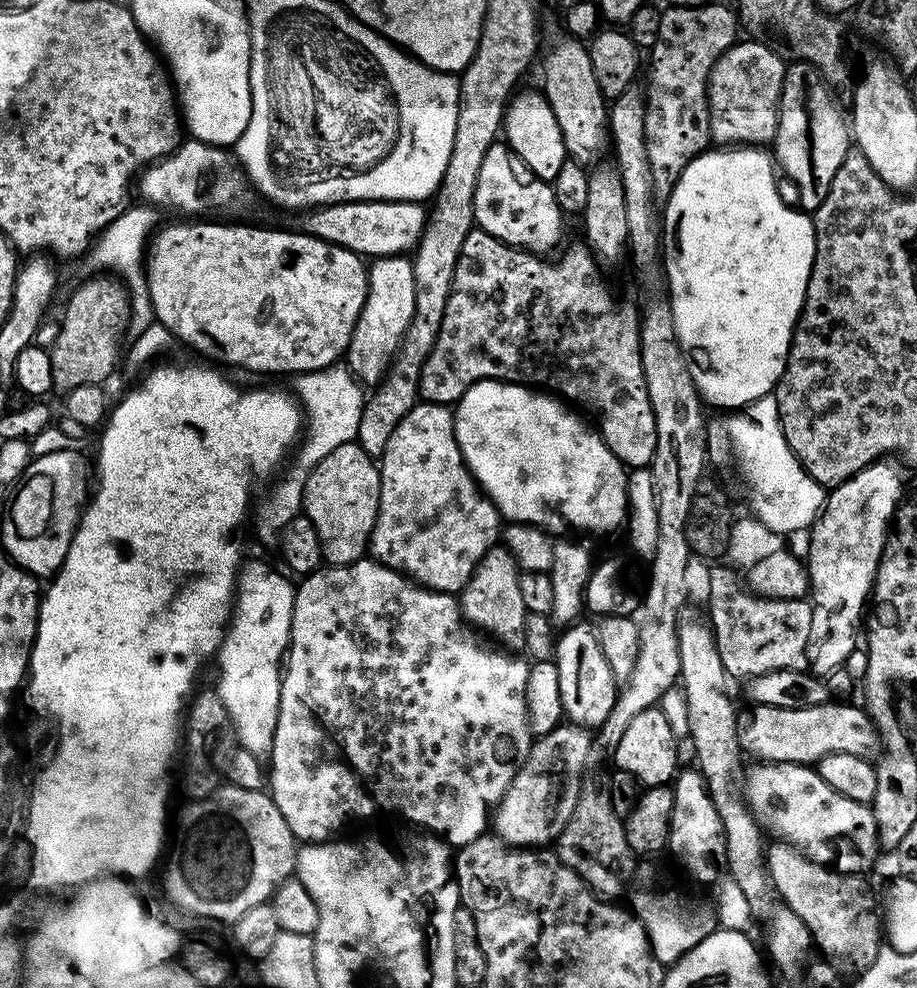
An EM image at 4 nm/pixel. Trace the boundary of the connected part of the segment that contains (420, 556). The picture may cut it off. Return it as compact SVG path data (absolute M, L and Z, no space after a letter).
M416 402L396 424L378 455L380 473L376 521L370 537L370 552L379 563L411 578L434 592L456 594L476 571L481 556L497 543L502 517L468 471L456 443L454 416L440 402Z

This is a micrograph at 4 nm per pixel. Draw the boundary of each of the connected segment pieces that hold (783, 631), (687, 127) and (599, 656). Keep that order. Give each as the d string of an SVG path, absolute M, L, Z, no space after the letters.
M716 568L707 577L710 595L706 601L712 615L710 629L715 636L720 666L729 677L751 678L767 672L799 669L808 652L814 608L807 599L770 600L747 591L728 592L728 572Z
M708 2L701 3L698 8L669 6L663 9L658 42L650 50L652 65L648 68L643 122L653 153L668 152L670 159L687 162L709 147L708 78L713 75L721 54L737 43L738 16L733 9L732 12L724 4Z
M573 623L567 630L561 631L564 633L561 636L559 633L554 644L557 700L560 702L563 715L567 719L569 717L573 725L584 724L594 730L603 724L610 712L614 688L612 690L608 683L611 682L614 672L608 659L602 654L593 625L580 623Z

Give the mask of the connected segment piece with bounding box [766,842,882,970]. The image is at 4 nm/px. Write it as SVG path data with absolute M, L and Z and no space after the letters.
M772 842L766 848L766 871L771 887L781 896L783 907L800 913L806 930L810 930L812 941L827 959L837 965L863 970L872 963L882 947L882 920L878 915L878 900L872 897L865 877L860 874L837 872L825 865L815 864L803 852L787 842Z

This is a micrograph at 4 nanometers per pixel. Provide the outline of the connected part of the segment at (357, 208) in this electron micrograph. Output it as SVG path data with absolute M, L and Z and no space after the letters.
M337 202L313 211L316 213L309 218L307 231L333 246L347 248L364 258L396 258L413 243L412 248L425 231L426 218L424 220L424 212L420 208L423 207L416 202Z

